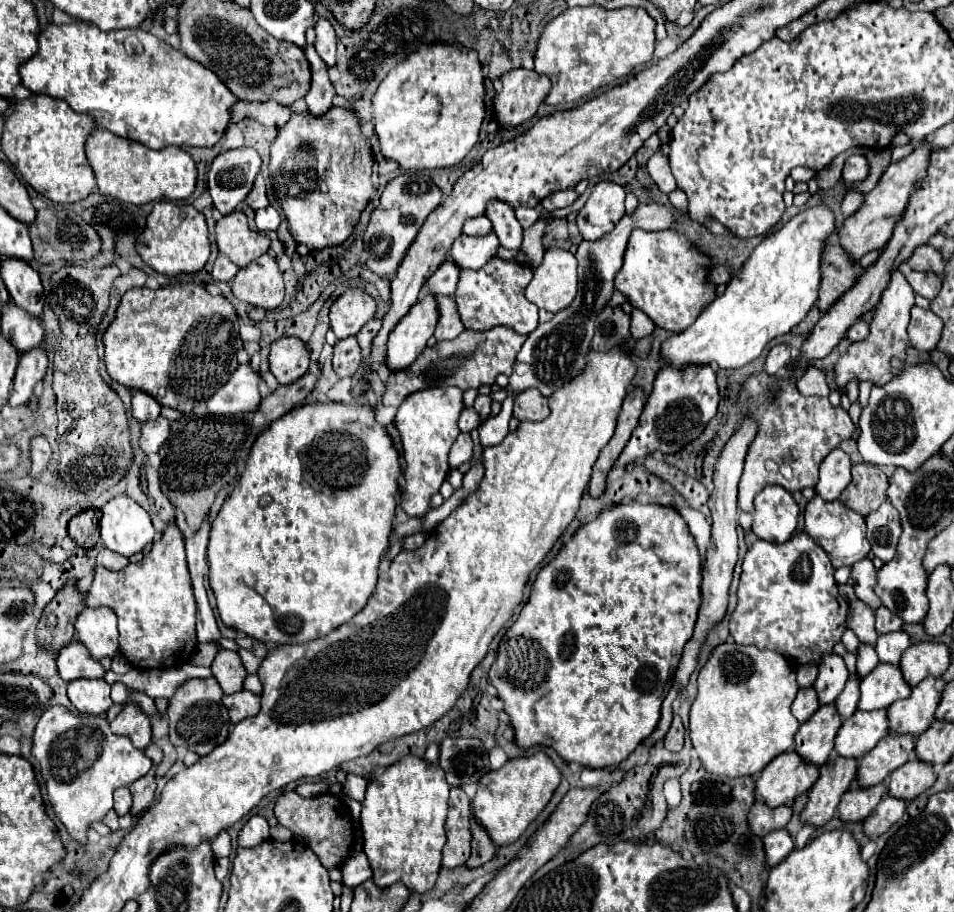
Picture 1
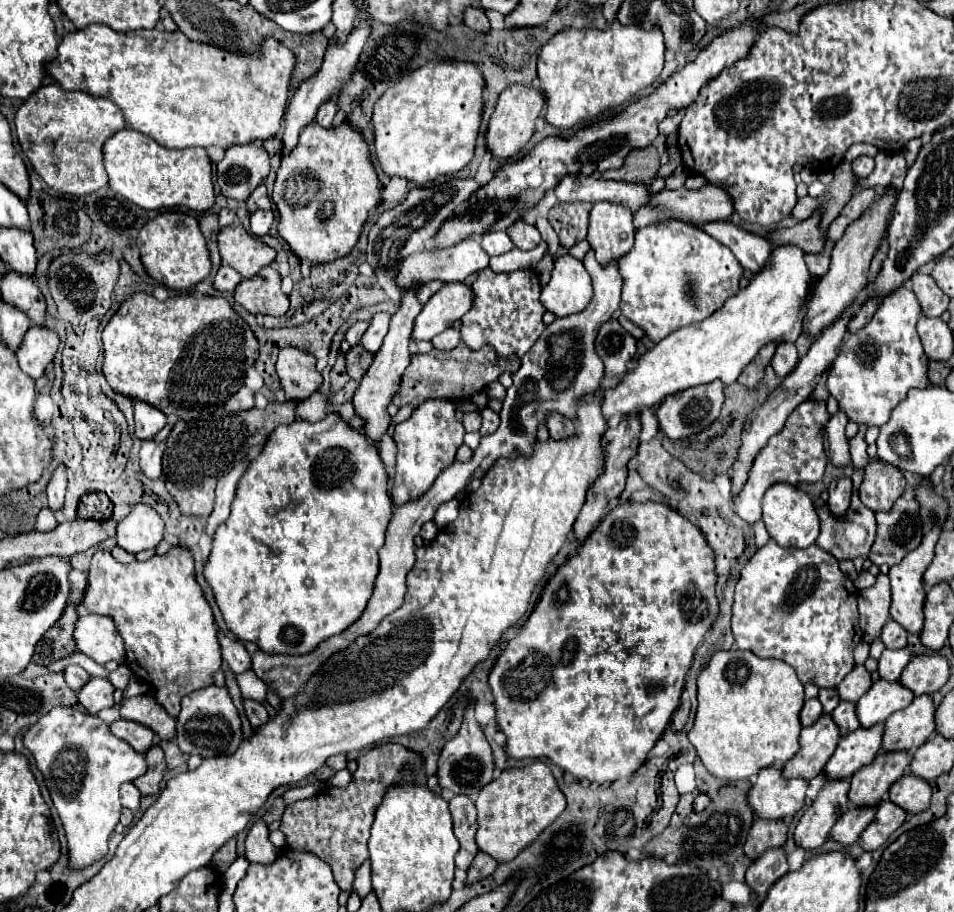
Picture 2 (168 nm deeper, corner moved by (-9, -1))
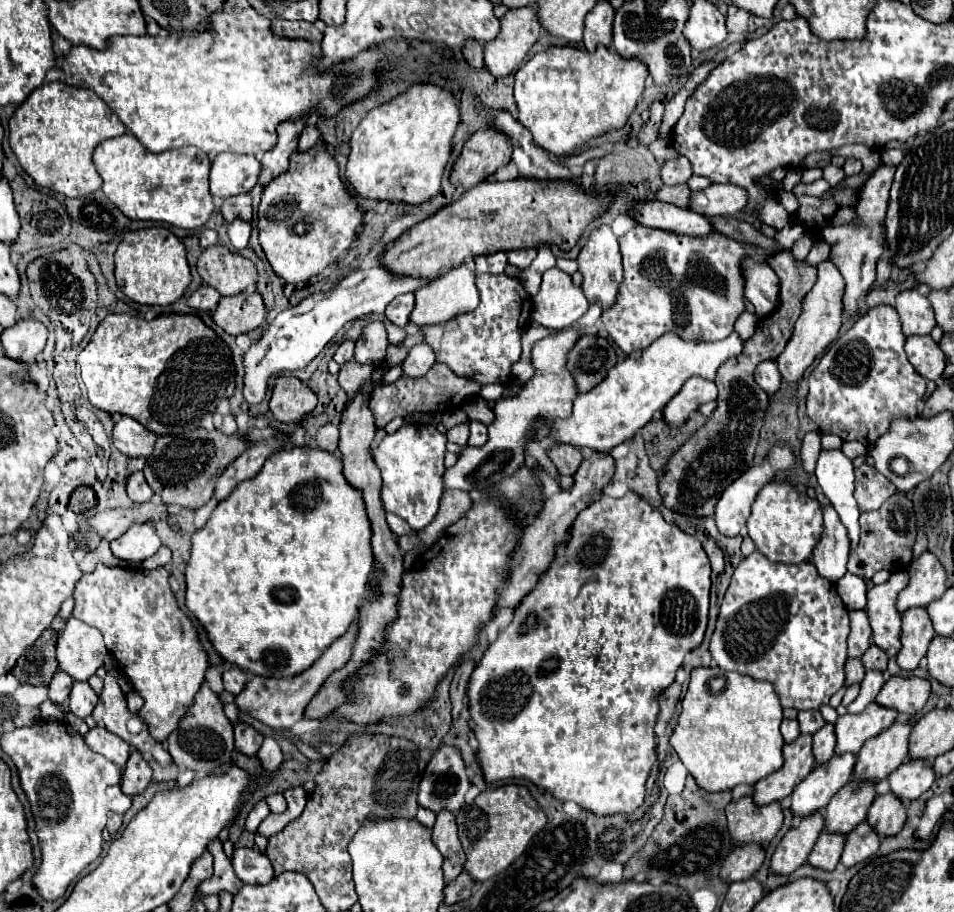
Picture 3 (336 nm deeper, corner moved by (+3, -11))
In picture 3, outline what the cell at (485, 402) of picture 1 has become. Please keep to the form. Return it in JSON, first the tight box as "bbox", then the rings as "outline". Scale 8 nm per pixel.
{"bbox":[468,422,488,446],"outline":[[[470,422],[470,440],[468,446],[484,446],[488,438],[488,428],[482,422]]]}

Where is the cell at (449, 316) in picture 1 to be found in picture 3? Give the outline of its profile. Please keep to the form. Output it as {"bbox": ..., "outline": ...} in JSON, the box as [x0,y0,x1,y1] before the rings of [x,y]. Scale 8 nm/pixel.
{"bbox":[400,342,436,378],"outline":[[[424,342],[416,344],[408,350],[408,356],[400,364],[402,366],[402,376],[406,376],[406,378],[424,376],[434,362],[436,362],[436,358],[434,358],[434,352],[430,350],[430,346],[426,346]]]}

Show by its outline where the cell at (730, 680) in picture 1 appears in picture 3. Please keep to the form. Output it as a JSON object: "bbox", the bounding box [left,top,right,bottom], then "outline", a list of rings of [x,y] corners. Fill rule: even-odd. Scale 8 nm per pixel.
{"bbox":[670,666,784,792],"outline":[[[718,666],[694,668],[670,744],[700,788],[722,792],[732,790],[736,784],[752,786],[784,764],[780,722],[782,706],[770,682],[758,682],[738,672],[720,670]],[[716,676],[726,678],[720,694],[712,694],[708,688],[708,680]]]}

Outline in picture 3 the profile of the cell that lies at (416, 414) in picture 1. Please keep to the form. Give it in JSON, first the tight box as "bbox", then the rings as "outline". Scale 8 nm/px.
{"bbox":[372,424,446,532],"outline":[[[404,424],[398,432],[386,434],[384,440],[372,450],[372,458],[382,472],[380,494],[384,510],[404,518],[416,532],[426,528],[438,512],[438,500],[444,492],[446,442],[446,436],[434,426]]]}

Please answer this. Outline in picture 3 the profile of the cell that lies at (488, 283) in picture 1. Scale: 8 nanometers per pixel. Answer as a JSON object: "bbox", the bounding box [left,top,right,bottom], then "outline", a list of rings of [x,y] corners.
{"bbox":[422,274,530,386],"outline":[[[478,274],[476,284],[482,300],[474,312],[452,318],[450,322],[424,326],[422,334],[426,344],[434,350],[436,362],[450,366],[454,374],[468,376],[470,382],[478,382],[482,386],[500,384],[512,376],[512,364],[520,360],[520,336],[530,312],[530,296],[524,292],[518,278],[510,278],[506,274]]]}

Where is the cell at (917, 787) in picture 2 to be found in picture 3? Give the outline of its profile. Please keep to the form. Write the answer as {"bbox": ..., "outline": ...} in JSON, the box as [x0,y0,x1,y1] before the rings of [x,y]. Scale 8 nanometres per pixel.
{"bbox":[866,792,906,836],"outline":[[[888,792],[884,796],[874,798],[866,820],[880,836],[894,836],[902,830],[906,822],[906,806],[894,794]]]}

